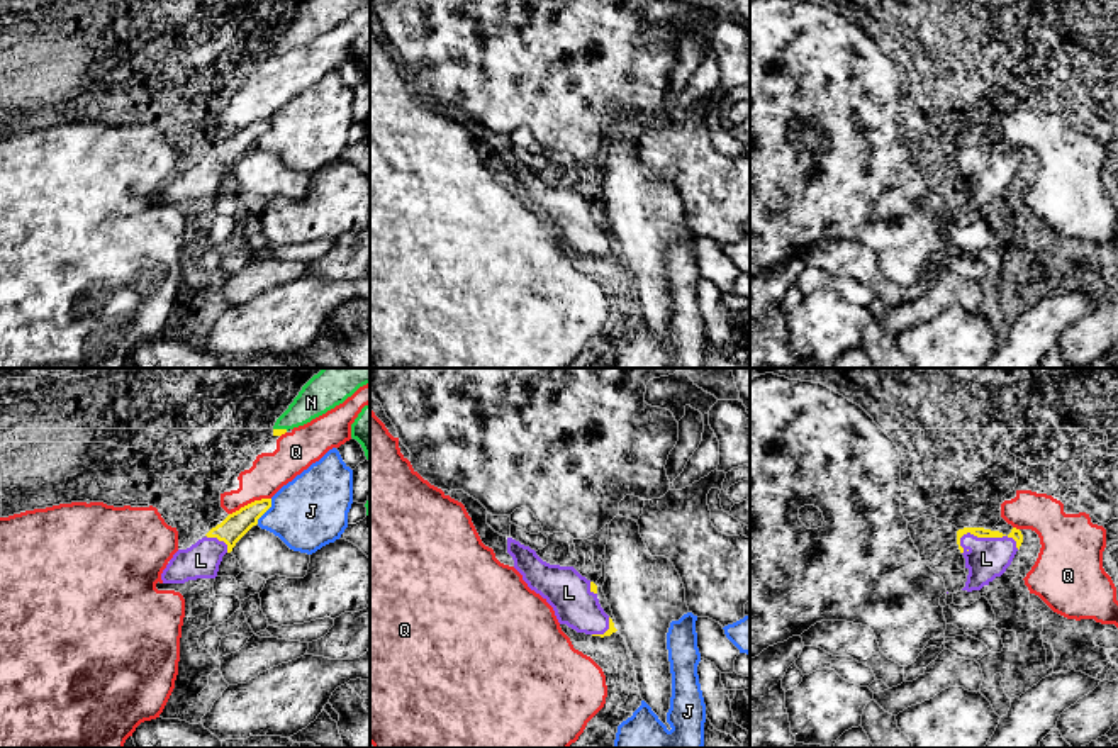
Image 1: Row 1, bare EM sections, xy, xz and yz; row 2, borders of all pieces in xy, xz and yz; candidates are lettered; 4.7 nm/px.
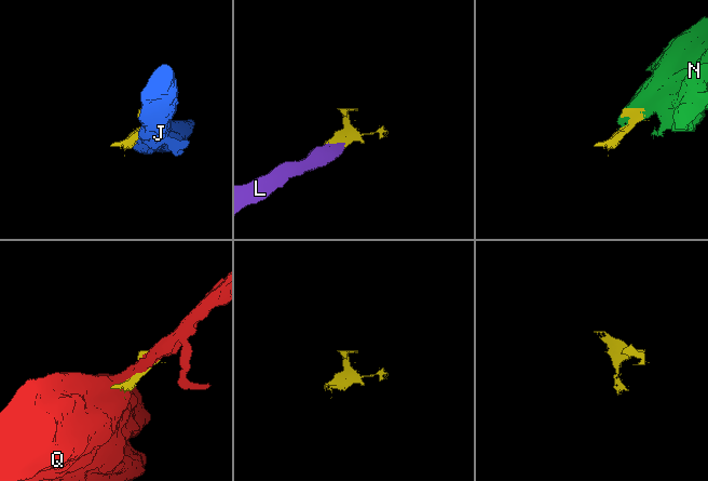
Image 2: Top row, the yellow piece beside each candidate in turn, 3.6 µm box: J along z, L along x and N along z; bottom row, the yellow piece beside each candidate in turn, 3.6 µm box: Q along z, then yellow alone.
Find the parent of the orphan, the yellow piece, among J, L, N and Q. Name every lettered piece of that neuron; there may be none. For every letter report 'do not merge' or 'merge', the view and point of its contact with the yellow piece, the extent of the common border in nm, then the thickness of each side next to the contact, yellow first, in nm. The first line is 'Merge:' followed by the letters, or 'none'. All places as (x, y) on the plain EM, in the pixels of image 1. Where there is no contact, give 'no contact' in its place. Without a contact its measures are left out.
Merge: L, N
J: do not merge | xy (267, 129) | 140 nm | 120/340 nm
L: merge | yz (991, 156) | 300 nm | 50/190 nm
N: merge | xy (280, 50) | 70 nm | 30/160 nm
Q: do not merge | xy (251, 122) | 220 nm | 120/180 nm

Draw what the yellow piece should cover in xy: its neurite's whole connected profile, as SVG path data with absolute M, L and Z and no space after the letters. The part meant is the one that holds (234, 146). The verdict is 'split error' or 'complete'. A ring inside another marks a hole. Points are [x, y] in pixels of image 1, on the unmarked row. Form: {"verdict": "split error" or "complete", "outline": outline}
{"verdict": "split error", "outline": "M271 119L254 120L229 134L202 159L187 170L178 170L161 193L163 204L185 204L197 198L215 198L226 173L258 144L258 139L271 127Z"}

